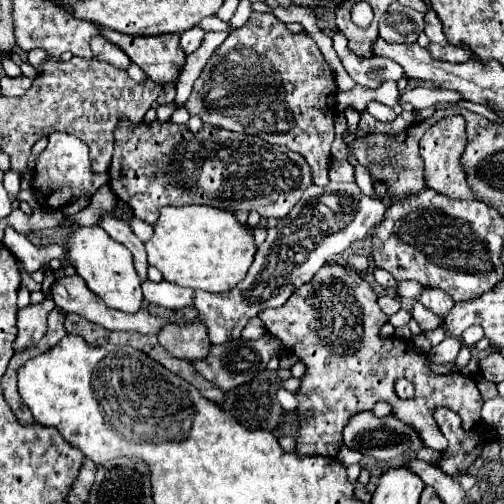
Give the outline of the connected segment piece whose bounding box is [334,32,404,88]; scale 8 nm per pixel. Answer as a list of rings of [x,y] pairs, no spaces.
[[[338,32],[334,36],[334,50],[338,52],[338,58],[342,60],[346,72],[350,74],[350,78],[362,86],[368,88],[378,88],[382,82],[386,80],[400,80],[404,70],[400,64],[392,62],[390,58],[382,58],[382,56],[372,56],[372,58],[358,58],[354,56],[348,46],[346,46],[346,38]]]

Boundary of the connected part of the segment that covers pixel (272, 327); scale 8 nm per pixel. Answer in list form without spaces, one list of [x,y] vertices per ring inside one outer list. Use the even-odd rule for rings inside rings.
[[[340,264],[322,266],[318,274],[312,278],[312,282],[292,292],[292,298],[288,298],[284,306],[266,308],[258,314],[258,318],[264,322],[270,334],[274,334],[280,342],[284,342],[284,348],[292,350],[306,364],[306,374],[300,380],[300,388],[294,392],[298,400],[298,408],[296,408],[298,432],[294,436],[296,454],[320,454],[320,456],[334,458],[342,448],[342,430],[348,424],[348,420],[362,410],[372,410],[372,406],[378,400],[388,400],[394,408],[392,410],[394,416],[398,416],[402,422],[412,426],[420,434],[424,446],[440,452],[446,450],[446,438],[436,426],[436,420],[432,418],[436,408],[448,408],[459,413],[466,430],[481,431],[483,428],[482,418],[480,418],[482,396],[478,392],[474,378],[464,376],[462,372],[456,372],[452,376],[434,374],[430,370],[428,356],[420,354],[412,346],[412,340],[380,338],[380,328],[388,322],[388,316],[378,308],[372,286],[354,270],[348,270]],[[396,378],[406,378],[414,384],[414,396],[410,400],[400,400],[396,396],[394,392]]]

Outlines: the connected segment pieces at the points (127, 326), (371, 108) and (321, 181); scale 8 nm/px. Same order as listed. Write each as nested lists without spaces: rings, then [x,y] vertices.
[[[72,276],[72,278],[58,278],[52,286],[52,300],[54,304],[62,310],[62,312],[74,312],[74,314],[80,314],[84,318],[88,318],[90,322],[94,324],[100,324],[108,330],[132,330],[132,332],[140,332],[140,334],[156,334],[160,328],[164,328],[164,324],[170,320],[170,322],[196,322],[198,320],[198,312],[194,308],[186,308],[186,310],[176,310],[176,316],[172,318],[156,318],[152,314],[148,314],[148,310],[142,306],[136,314],[126,314],[126,312],[120,312],[120,310],[112,310],[108,306],[104,306],[104,302],[92,294],[92,290],[88,290],[86,282],[80,278],[80,276]]]
[[[370,102],[368,108],[366,108],[366,112],[370,112],[370,114],[372,114],[376,120],[380,120],[380,122],[392,122],[392,120],[396,118],[394,110],[392,110],[390,106],[380,104],[380,102]]]
[[[252,12],[248,22],[230,32],[208,60],[200,78],[194,84],[190,98],[184,104],[190,114],[202,118],[204,124],[244,132],[264,138],[270,144],[286,146],[306,158],[312,168],[314,184],[324,186],[330,182],[330,144],[334,140],[334,112],[336,112],[336,80],[330,64],[322,56],[318,44],[306,34],[294,34],[274,14]]]

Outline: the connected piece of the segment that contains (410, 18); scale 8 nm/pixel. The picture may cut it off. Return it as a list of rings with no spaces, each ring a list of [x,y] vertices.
[[[394,2],[380,18],[380,38],[392,44],[416,42],[424,30],[424,16],[412,8]]]

